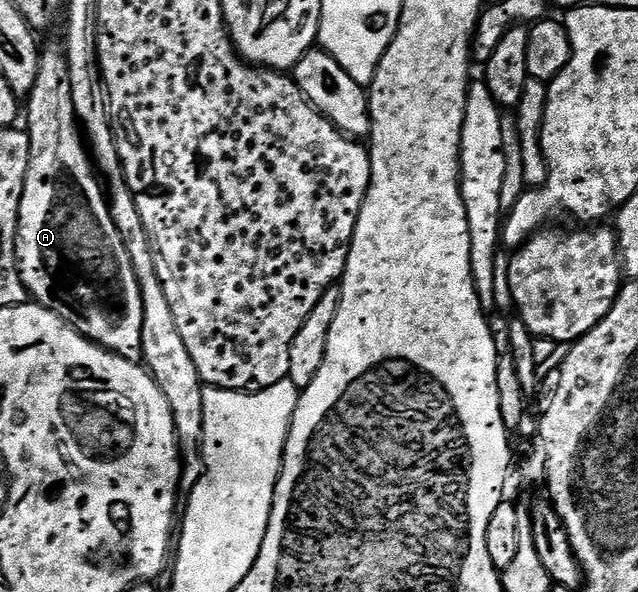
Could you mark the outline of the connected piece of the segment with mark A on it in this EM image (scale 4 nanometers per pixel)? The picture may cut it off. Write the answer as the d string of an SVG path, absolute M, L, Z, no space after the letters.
M45 50L41 54L38 81L26 99L26 115L27 111L30 161L26 169L26 185L20 202L16 234L16 263L20 266L20 279L35 302L57 311L75 331L82 333L92 343L121 355L123 359L139 360L142 355L144 302L138 277L134 273L124 238L114 225L109 200L102 190L89 148L82 138L74 97L70 93L68 60L61 52L59 55L56 51Z

